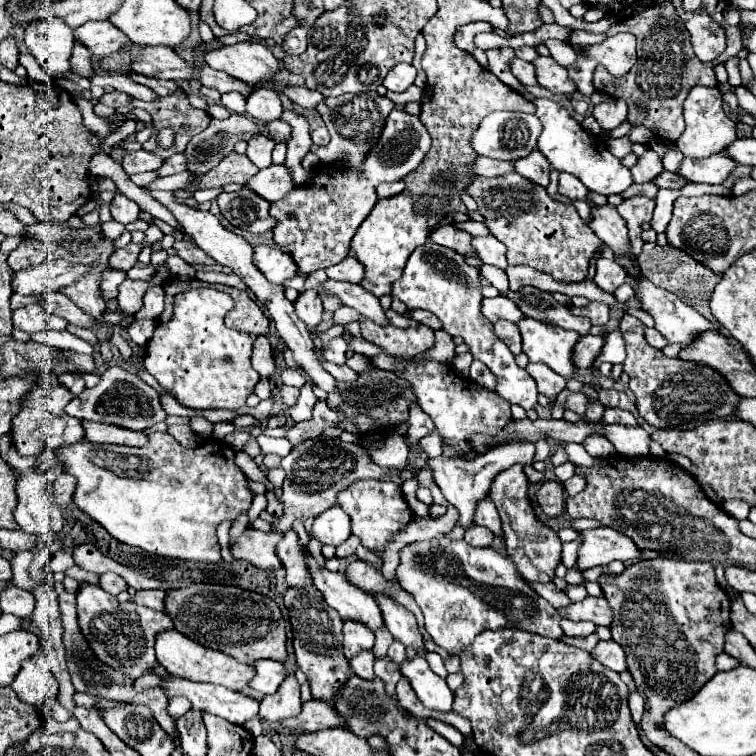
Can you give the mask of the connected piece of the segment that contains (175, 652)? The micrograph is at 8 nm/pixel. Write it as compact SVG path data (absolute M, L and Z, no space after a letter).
M164 630L158 634L156 644L156 660L158 664L162 664L170 674L178 676L178 678L188 678L192 682L210 682L210 684L220 684L224 688L230 690L244 690L250 682L250 678L254 676L254 668L242 662L236 662L236 658L222 654L220 650L210 650L204 648L200 644L196 644L194 640L190 640L188 636L176 632L176 630Z

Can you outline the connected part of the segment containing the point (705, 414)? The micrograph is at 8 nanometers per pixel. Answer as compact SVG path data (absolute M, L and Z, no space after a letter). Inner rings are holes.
M624 314L620 322L620 332L626 342L626 362L624 372L630 374L630 390L636 396L636 408L638 414L654 428L674 428L682 422L704 422L712 418L726 418L732 416L736 410L736 404L740 400L738 394L734 394L724 378L708 366L684 362L680 358L666 358L660 350L652 348L644 338L644 324Z

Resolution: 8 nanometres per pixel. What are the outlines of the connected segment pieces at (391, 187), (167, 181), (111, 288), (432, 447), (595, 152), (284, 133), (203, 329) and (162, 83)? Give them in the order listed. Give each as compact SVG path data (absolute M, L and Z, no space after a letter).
M400 180L394 183L381 183L378 185L378 198L392 198L392 196L398 196L402 190L405 189L405 183Z
M176 174L176 176L166 176L166 178L158 178L152 184L144 186L144 190L182 190L186 184L190 182L190 174Z
M106 268L104 276L102 276L102 284L100 284L100 288L102 288L102 296L104 296L106 300L116 298L116 294L118 294L118 286L120 286L124 280L126 280L126 274L124 274L124 272Z
M436 428L430 435L422 438L420 444L428 457L438 456L442 453L443 441Z
M538 98L536 102L536 116L542 122L542 134L538 138L538 150L546 156L546 160L558 170L568 172L576 176L588 190L594 190L598 194L610 196L620 194L632 184L632 176L628 174L628 168L620 164L616 156L612 156L602 144L598 144L598 136L588 134L560 104Z
M276 120L276 122L268 122L266 124L266 132L270 138L274 140L288 140L290 138L290 124L284 120Z
M212 286L176 294L170 322L158 324L146 344L146 370L186 408L240 408L260 380L250 364L254 338L224 326L224 316L233 305L226 292Z
M128 72L128 76L132 76L132 80L134 80L134 82L144 84L144 86L148 86L150 90L154 90L158 96L168 96L168 94L172 94L172 92L178 88L178 84L176 84L176 82L172 82L172 80L148 78L148 76L140 76L140 74L136 74L136 72Z

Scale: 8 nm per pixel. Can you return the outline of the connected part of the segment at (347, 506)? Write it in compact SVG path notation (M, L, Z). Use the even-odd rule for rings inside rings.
M356 480L336 496L336 502L350 516L352 534L358 536L368 550L384 550L388 540L414 518L412 510L402 498L398 480Z

